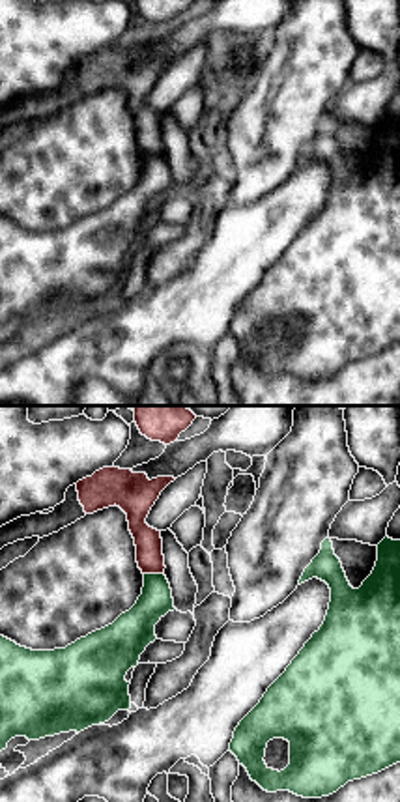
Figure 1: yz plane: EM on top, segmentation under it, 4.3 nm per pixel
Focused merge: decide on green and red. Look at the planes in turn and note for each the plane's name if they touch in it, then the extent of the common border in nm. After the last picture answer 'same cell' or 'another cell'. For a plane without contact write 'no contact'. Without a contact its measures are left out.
yz | 90 nm

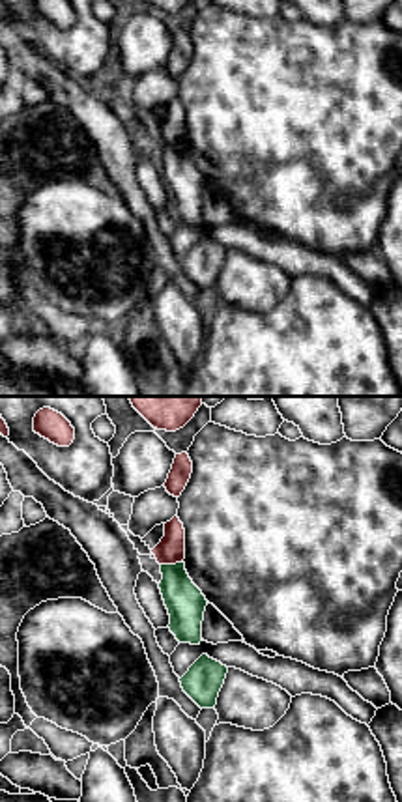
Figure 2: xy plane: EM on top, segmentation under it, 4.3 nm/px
xy | 100 nm

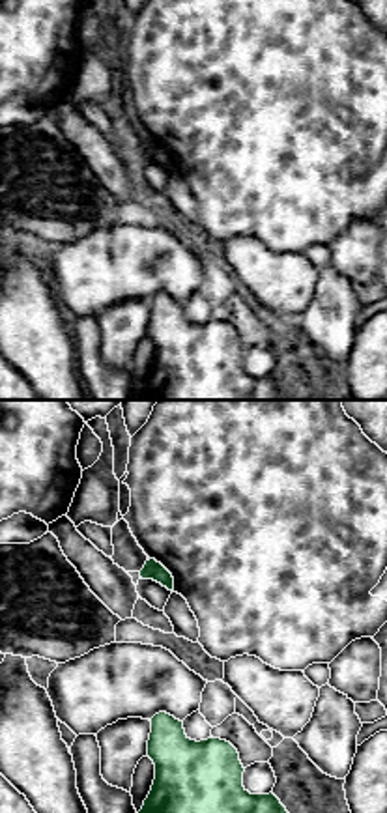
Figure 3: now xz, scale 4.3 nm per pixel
no contact

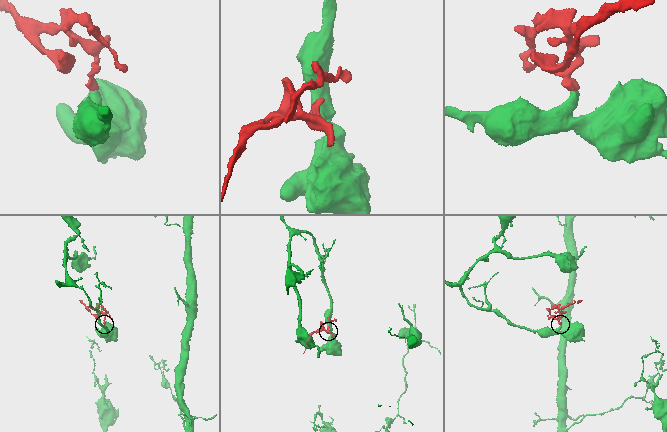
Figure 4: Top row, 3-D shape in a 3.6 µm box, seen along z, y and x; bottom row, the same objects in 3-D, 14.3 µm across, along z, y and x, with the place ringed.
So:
another cell

